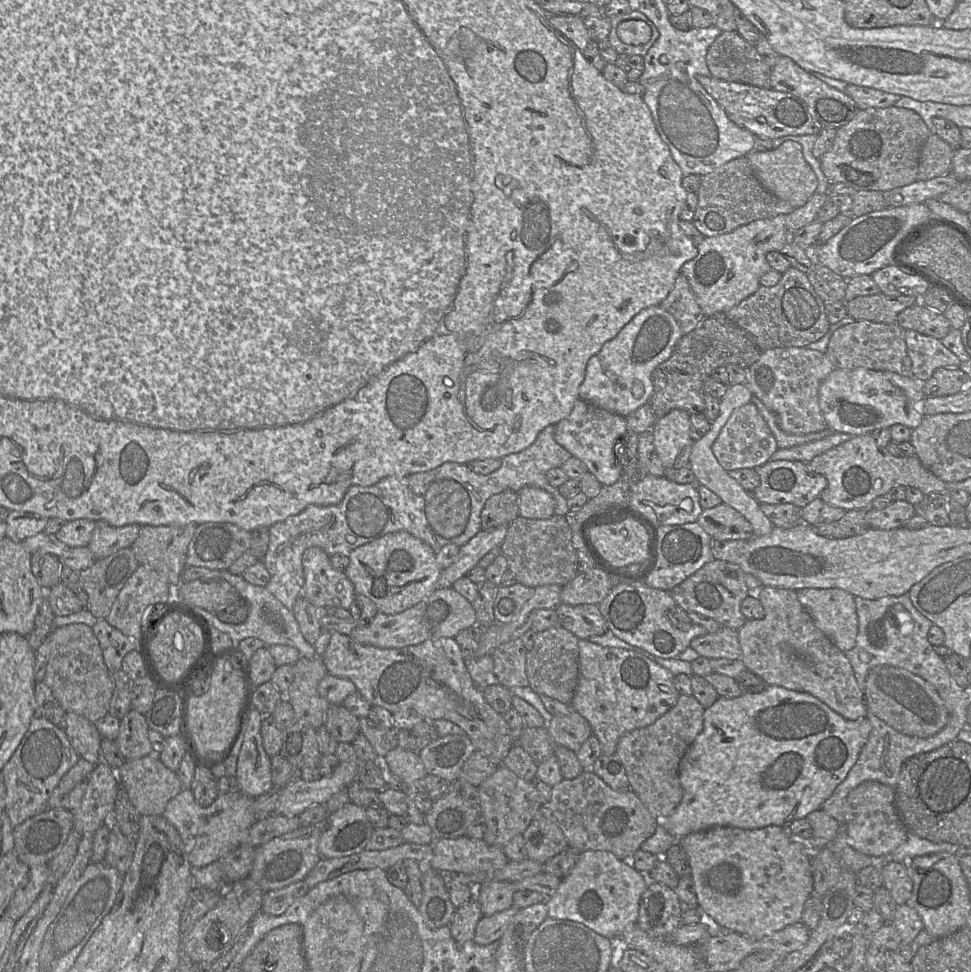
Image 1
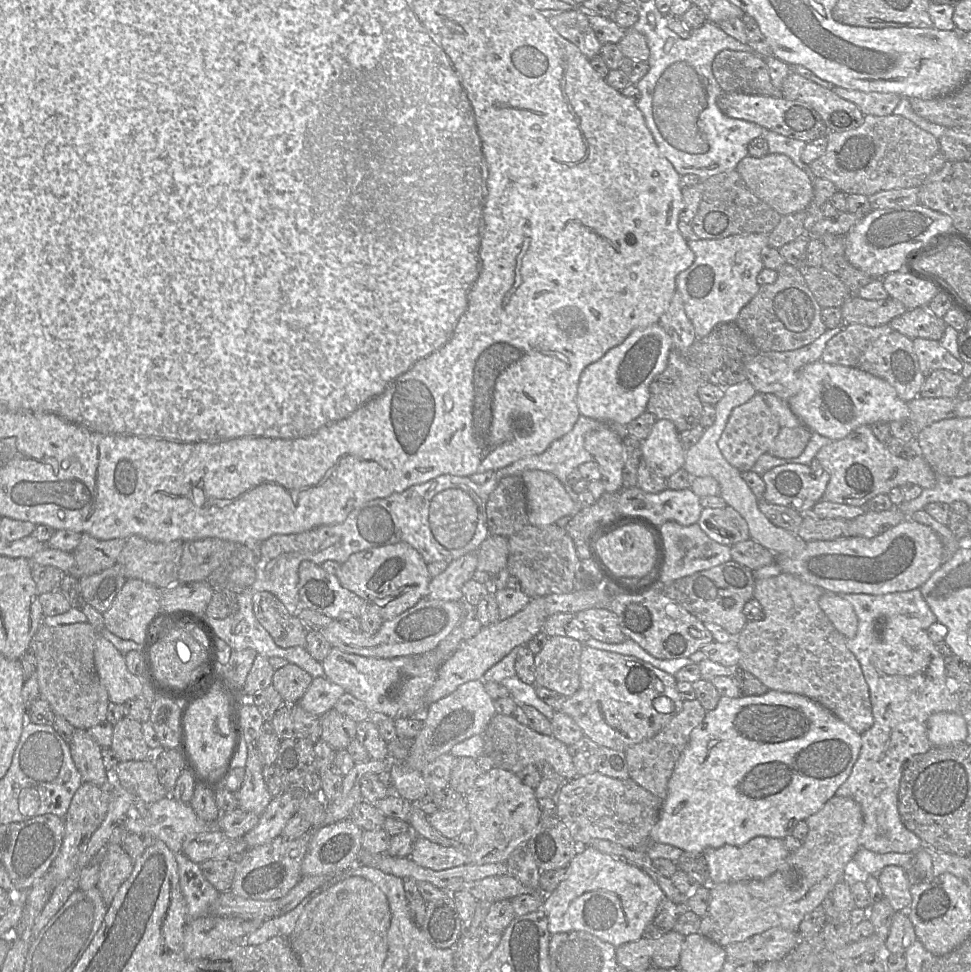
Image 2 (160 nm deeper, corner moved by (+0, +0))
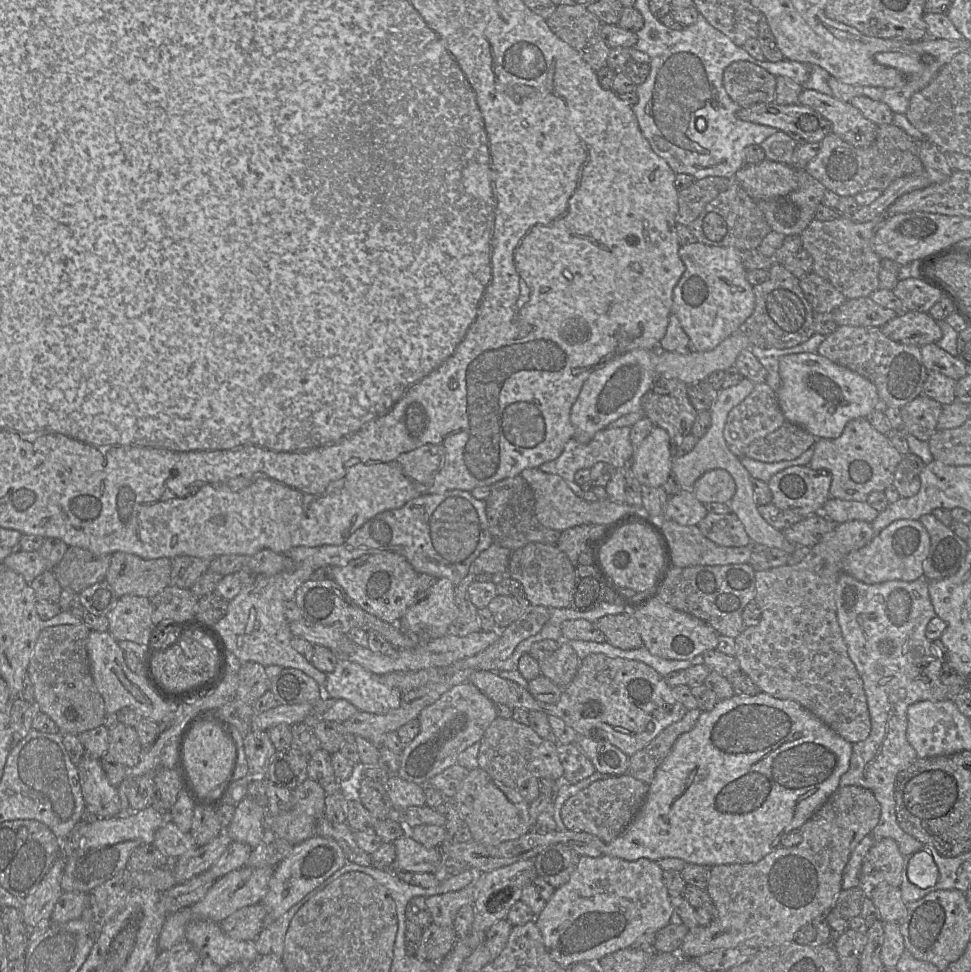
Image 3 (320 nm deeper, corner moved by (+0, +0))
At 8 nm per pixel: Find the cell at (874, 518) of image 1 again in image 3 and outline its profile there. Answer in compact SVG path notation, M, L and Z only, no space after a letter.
M851 520L839 523L809 549L801 562L755 572L754 602L760 609L761 618L758 624L745 627L735 638L735 657L739 668L759 687L760 692L797 702L851 744L869 736L871 722L862 680L848 656L838 624L836 588L844 558L868 544L873 537L874 531L869 522Z

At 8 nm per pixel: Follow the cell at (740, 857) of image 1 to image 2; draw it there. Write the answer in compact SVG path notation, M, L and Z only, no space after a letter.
M762 836L755 837L742 846L724 845L719 848L708 848L702 853L709 873L708 886L720 883L763 880L775 873L786 861L789 854L790 852L783 839Z

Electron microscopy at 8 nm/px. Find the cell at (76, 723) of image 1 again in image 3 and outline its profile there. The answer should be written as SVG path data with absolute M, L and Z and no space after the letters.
M85 752L77 768L86 812L97 818L118 816L121 813L118 789L109 782L100 759Z

